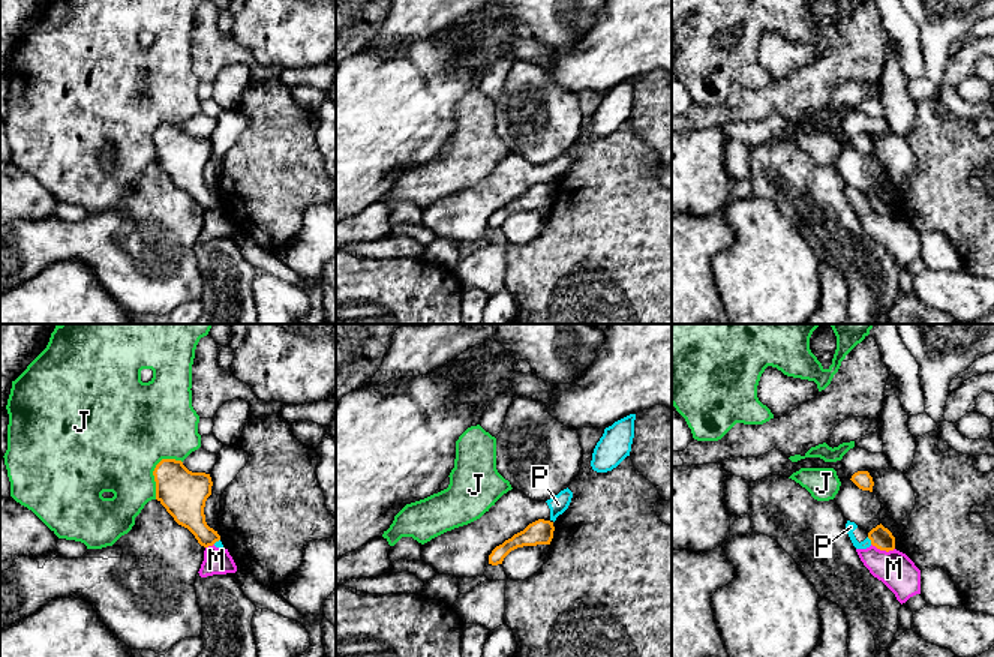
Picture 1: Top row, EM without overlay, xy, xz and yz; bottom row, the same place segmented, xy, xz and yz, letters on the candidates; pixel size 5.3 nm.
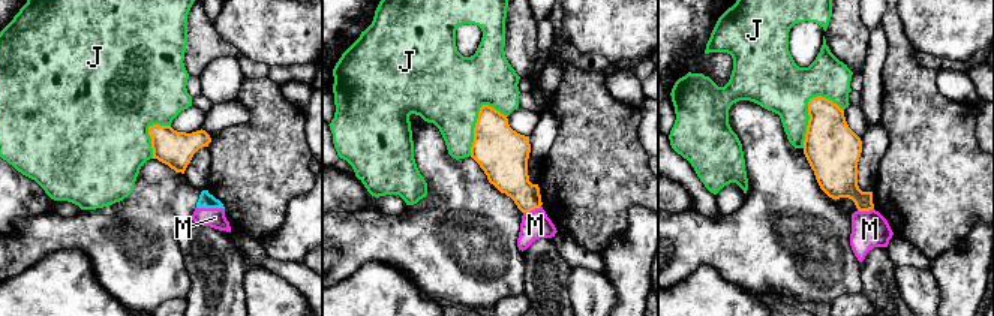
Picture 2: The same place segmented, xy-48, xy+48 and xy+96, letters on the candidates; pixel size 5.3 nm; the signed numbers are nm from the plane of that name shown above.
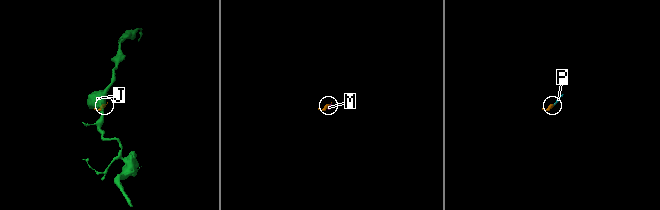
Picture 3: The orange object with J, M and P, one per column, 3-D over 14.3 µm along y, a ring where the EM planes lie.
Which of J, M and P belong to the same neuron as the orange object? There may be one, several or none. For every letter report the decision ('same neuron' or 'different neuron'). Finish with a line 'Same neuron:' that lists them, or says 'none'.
J: different neuron
M: different neuron
P: different neuron
Same neuron: none

